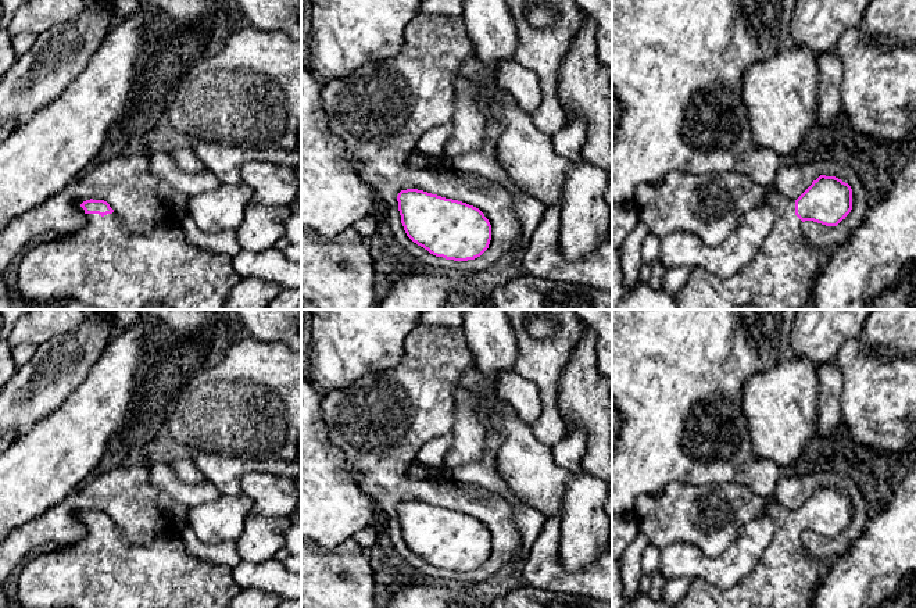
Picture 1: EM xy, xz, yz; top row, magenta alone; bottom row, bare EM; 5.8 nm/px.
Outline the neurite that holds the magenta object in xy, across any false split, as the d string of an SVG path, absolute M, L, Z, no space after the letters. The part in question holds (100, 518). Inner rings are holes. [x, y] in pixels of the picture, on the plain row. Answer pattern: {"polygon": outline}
{"polygon": "M104 511L80 515L87 536L29 561L18 579L22 608L229 608L240 591L232 568L192 555L179 539L158 534L146 544L126 544Z"}

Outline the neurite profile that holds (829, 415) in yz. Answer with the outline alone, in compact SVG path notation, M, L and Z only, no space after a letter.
M834 361L819 365L816 373L820 386L816 430L824 439L834 439L841 422L841 373Z

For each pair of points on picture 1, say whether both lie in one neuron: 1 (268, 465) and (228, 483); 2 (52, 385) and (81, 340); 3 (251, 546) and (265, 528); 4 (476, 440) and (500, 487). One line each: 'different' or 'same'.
1: same
2: same
3: same
4: different

